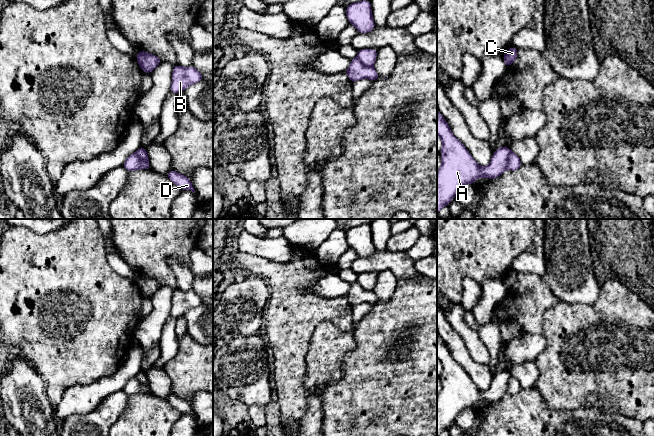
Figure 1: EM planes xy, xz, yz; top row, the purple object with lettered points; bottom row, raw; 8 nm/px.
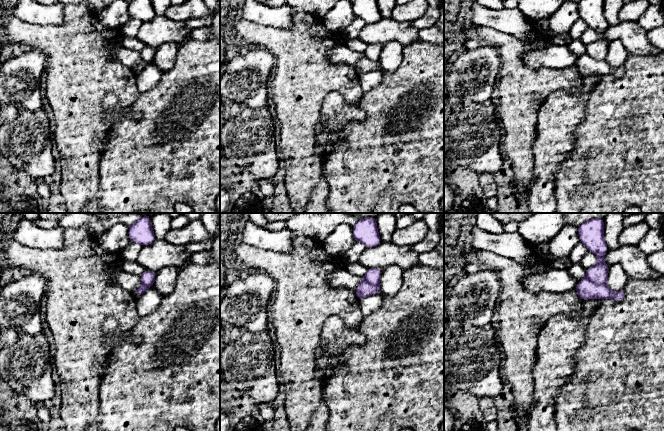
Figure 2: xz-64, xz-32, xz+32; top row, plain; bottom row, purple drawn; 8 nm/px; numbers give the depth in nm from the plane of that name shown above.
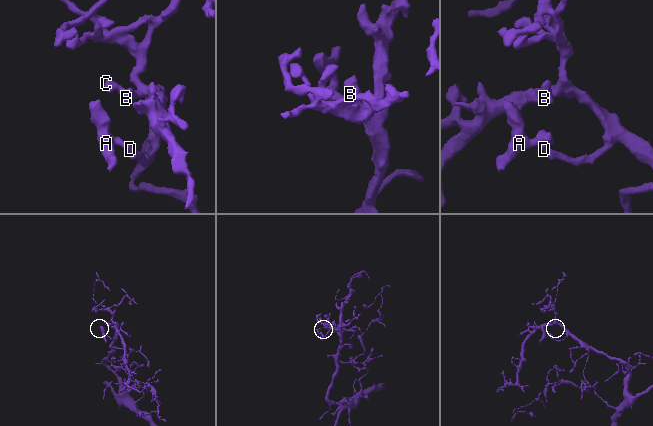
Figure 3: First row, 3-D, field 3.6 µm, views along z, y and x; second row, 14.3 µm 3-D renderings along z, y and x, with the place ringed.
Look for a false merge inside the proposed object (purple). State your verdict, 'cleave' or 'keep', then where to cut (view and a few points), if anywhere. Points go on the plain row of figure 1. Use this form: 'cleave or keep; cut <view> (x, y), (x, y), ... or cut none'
cleave; cut yz (511, 375), (506, 392)

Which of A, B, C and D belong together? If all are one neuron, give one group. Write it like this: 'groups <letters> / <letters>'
groups A / B C D

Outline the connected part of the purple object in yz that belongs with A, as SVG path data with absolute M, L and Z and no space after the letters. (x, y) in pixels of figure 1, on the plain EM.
M437 335L437 358L442 364L442 390L437 396L437 436L449 429L465 408L475 408L479 401L494 403L507 393L511 373L503 370L494 375L486 391L479 390L469 375L450 355L450 350Z

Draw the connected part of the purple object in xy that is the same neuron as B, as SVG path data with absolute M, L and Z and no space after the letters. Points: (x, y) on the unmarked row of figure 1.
M174 288L170 316L179 318L188 310L198 307L204 300L193 290L181 291Z

